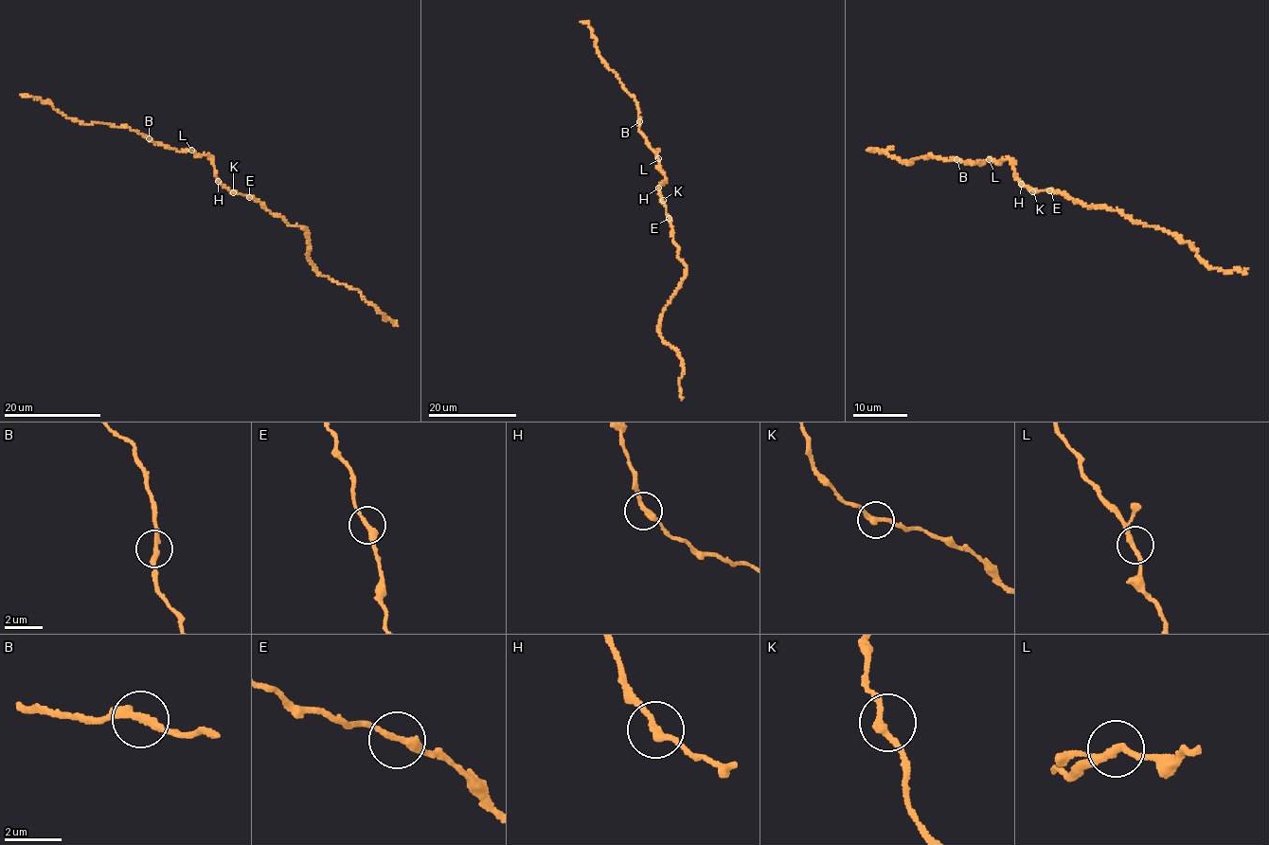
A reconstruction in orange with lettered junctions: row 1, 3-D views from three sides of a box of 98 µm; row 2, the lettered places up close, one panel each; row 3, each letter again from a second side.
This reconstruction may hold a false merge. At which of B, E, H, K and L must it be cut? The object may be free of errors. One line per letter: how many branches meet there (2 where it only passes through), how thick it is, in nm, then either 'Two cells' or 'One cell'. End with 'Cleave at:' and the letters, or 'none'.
B: Branches: 2. Thickness 260 nm. One cell
E: Branches: 2. Thickness 260 nm. One cell
H: Branches: 2. Thickness 240 nm. One cell
K: Branches: 2. Thickness 240 nm. One cell
L: Branches: 2. Thickness 220 nm. One cell
Cleave at: none

